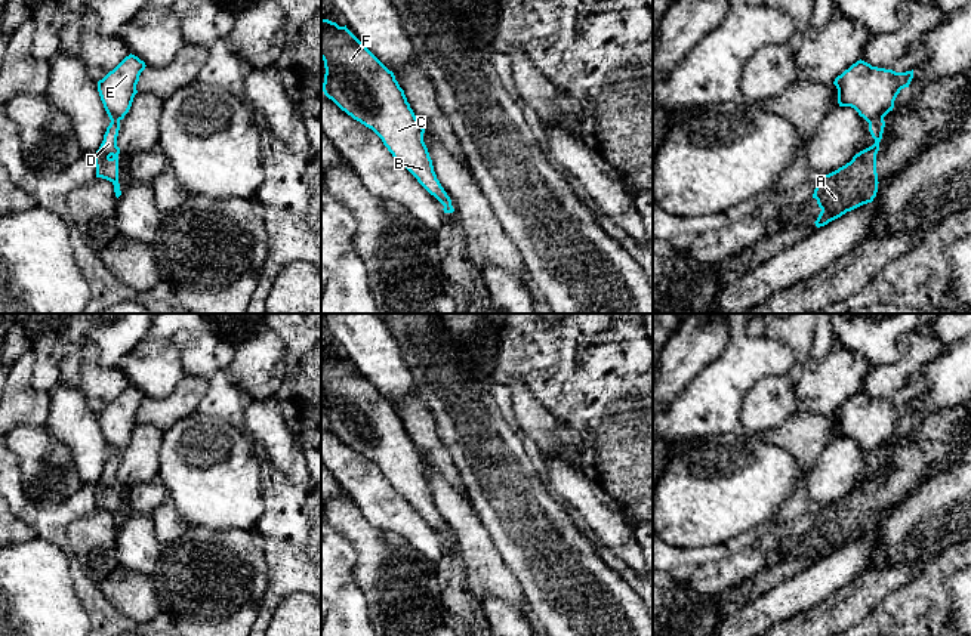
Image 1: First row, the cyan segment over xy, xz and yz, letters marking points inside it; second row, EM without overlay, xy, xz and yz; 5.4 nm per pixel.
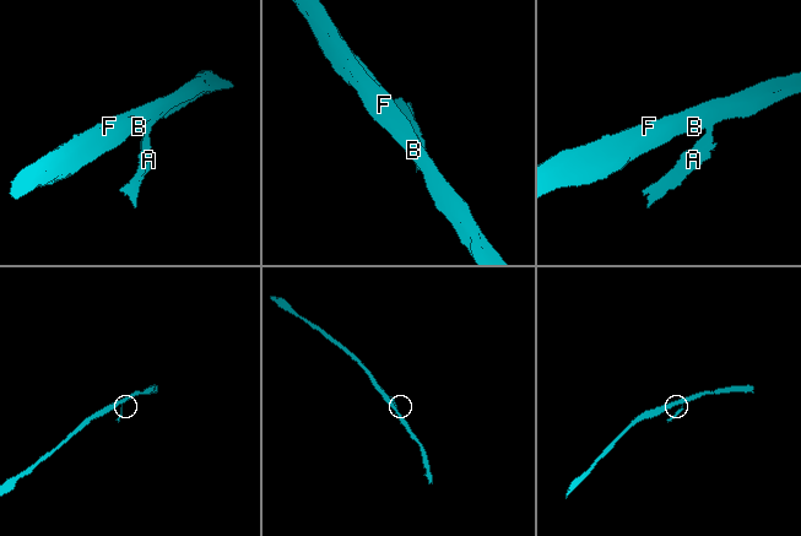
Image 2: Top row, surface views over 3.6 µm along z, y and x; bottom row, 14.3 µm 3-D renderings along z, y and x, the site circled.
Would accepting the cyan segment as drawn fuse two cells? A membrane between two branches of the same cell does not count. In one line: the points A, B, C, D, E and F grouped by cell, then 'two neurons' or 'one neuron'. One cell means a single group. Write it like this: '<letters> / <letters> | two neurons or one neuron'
A D / B C E F | two neurons

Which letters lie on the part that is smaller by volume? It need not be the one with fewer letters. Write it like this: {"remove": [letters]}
{"remove": ["A", "D"]}

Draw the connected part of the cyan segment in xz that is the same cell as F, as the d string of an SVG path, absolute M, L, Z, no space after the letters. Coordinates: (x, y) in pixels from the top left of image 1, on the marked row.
M321 19L323 92L342 111L372 129L417 182L443 206L451 200L434 172L417 121L404 90L348 28Z

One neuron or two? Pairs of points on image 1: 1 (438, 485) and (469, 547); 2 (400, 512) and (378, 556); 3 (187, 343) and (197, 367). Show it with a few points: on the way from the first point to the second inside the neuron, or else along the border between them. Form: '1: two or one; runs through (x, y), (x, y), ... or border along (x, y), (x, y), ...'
1: one; runs through (447, 500), (456, 509), (468, 533)
2: two; border along (360, 512), (373, 525), (395, 531), (419, 550)
3: one; runs through (193, 349), (197, 354), (197, 361)

